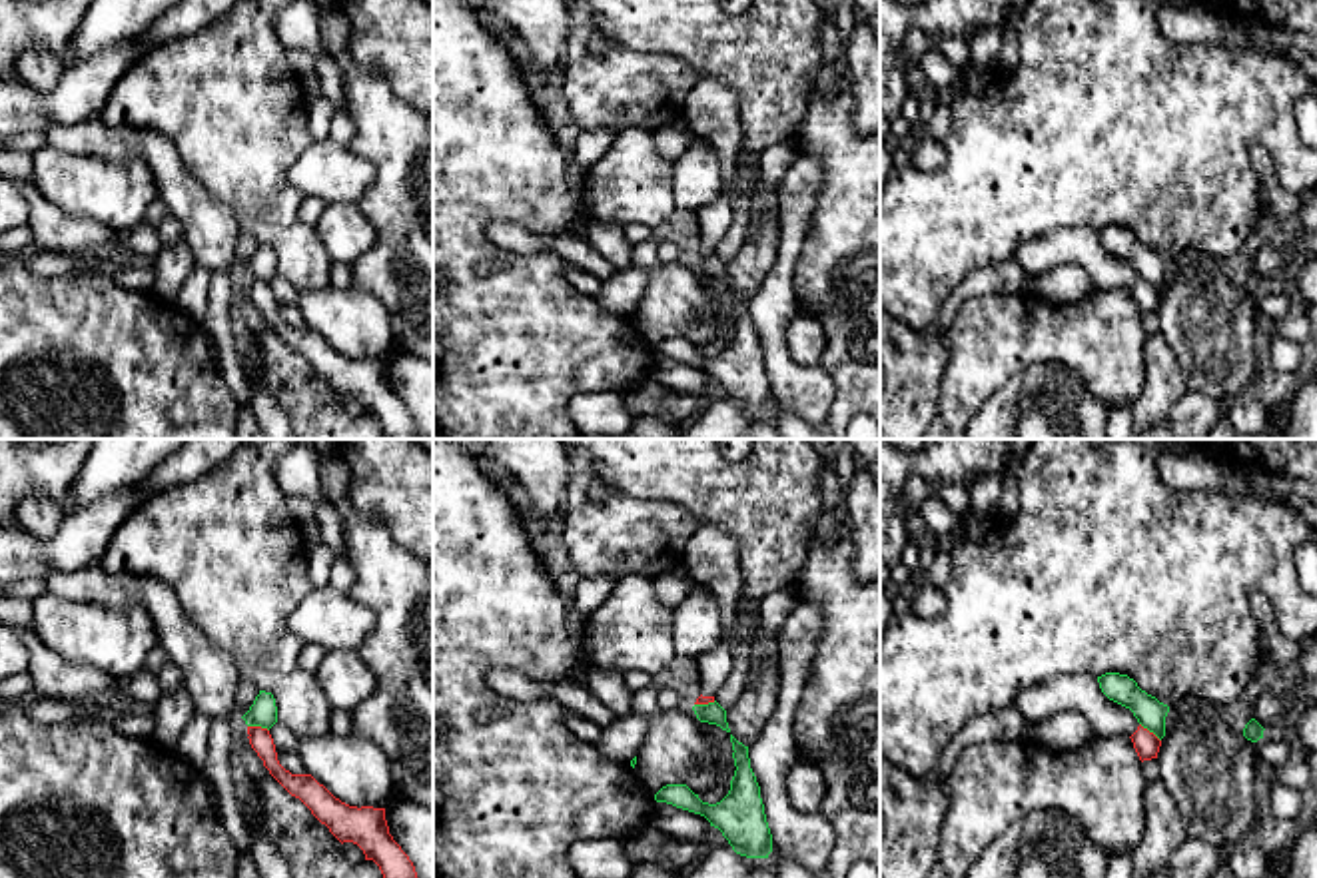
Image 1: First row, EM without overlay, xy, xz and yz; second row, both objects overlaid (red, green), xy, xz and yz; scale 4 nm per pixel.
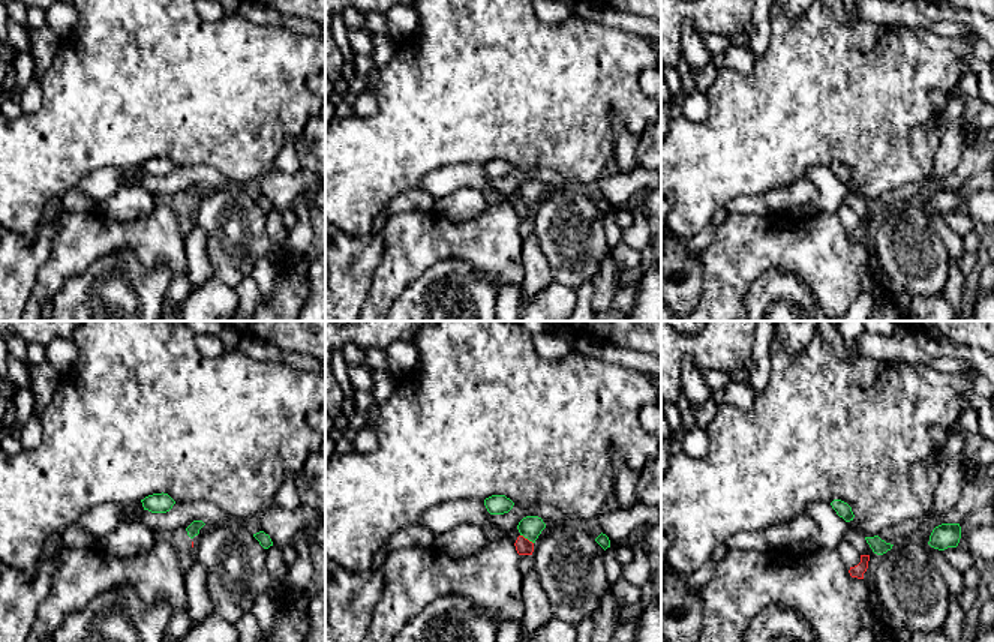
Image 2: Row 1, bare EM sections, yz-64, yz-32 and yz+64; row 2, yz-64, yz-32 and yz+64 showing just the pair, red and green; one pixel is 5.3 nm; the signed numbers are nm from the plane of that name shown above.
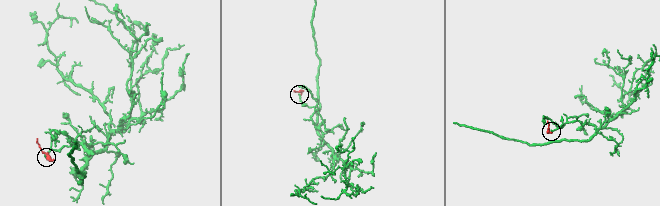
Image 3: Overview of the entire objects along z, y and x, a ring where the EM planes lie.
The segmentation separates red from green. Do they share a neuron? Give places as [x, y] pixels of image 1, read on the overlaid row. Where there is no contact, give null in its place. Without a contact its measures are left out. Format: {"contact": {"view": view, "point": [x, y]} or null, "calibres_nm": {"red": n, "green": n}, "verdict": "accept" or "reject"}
{"contact": {"view": "xy", "point": [258, 727]}, "calibres_nm": {"red": 90, "green": 110}, "verdict": "reject"}

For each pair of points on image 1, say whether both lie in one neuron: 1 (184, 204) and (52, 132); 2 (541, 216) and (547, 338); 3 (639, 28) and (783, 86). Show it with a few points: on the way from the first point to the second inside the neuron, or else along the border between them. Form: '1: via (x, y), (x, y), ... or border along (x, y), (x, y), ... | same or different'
1: via (164, 168), (138, 142), (88, 138) | same
2: via (497, 212), (479, 224), (479, 240), (525, 294) | same
3: via (675, 28), (697, 28), (719, 44), (747, 52) | same

